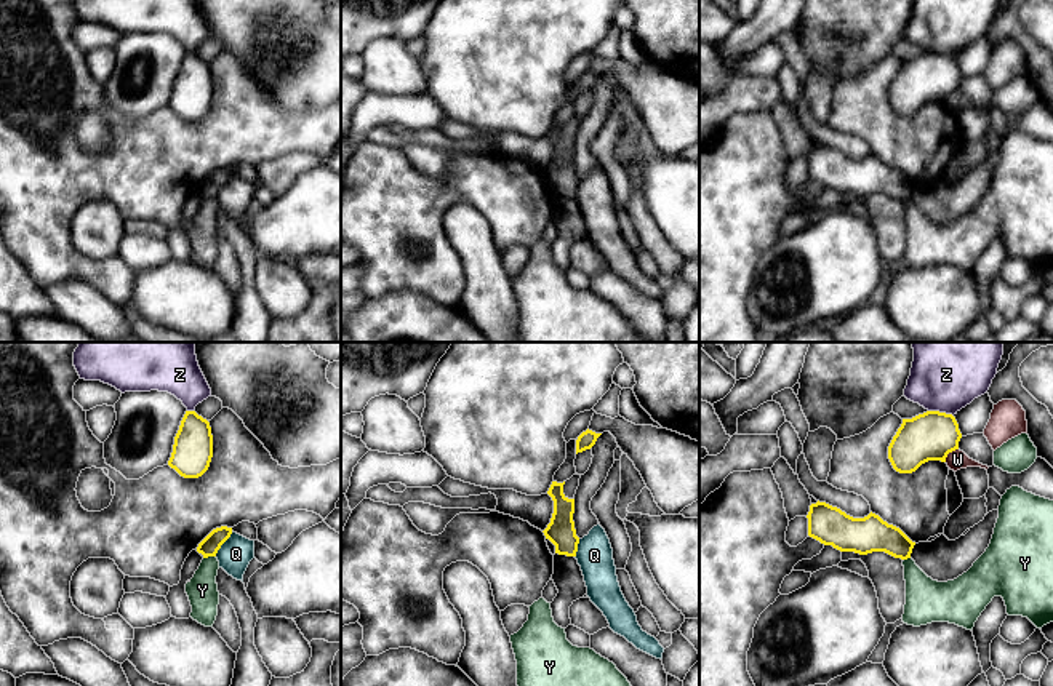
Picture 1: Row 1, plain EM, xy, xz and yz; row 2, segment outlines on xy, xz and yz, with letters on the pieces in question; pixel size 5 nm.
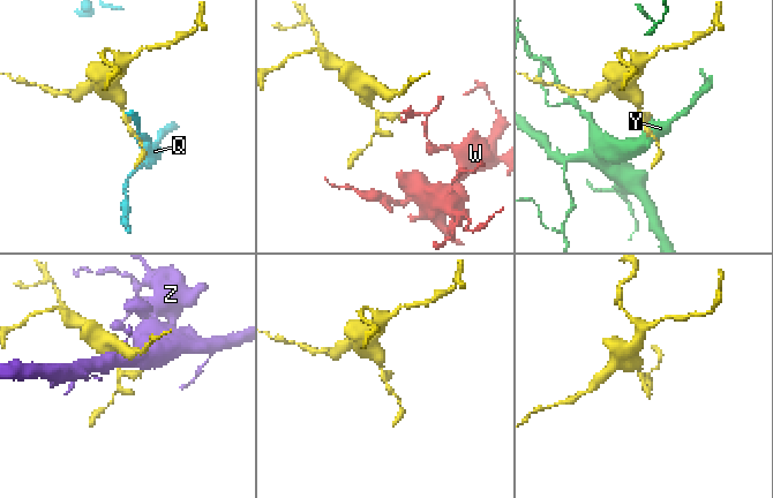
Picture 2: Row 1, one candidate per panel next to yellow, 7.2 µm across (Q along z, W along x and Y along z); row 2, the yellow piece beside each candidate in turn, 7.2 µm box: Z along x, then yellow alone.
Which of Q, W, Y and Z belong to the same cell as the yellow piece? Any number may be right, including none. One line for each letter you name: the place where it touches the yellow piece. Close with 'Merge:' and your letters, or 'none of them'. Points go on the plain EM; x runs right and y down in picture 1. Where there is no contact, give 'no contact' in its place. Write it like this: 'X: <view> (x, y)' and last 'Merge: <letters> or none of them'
Merge: none of them

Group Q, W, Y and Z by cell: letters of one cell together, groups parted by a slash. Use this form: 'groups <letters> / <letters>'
groups Q / W / Y / Z

